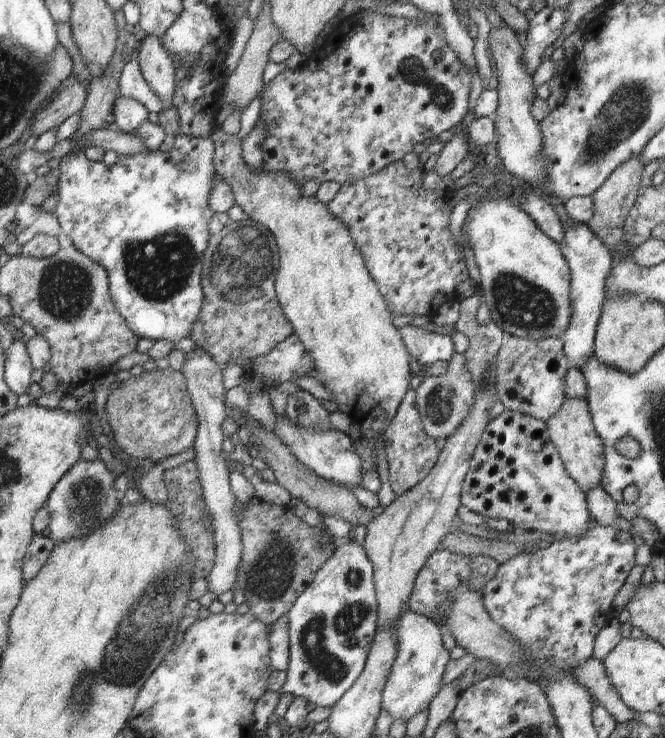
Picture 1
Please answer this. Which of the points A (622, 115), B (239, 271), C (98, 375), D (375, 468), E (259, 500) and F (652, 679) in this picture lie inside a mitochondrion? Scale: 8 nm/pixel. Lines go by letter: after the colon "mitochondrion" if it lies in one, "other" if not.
A: mitochondrion
B: mitochondrion
C: other
D: other
E: other
F: other

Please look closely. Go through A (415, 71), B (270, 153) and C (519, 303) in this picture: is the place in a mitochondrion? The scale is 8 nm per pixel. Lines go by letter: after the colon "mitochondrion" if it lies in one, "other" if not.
A: mitochondrion
B: other
C: mitochondrion

